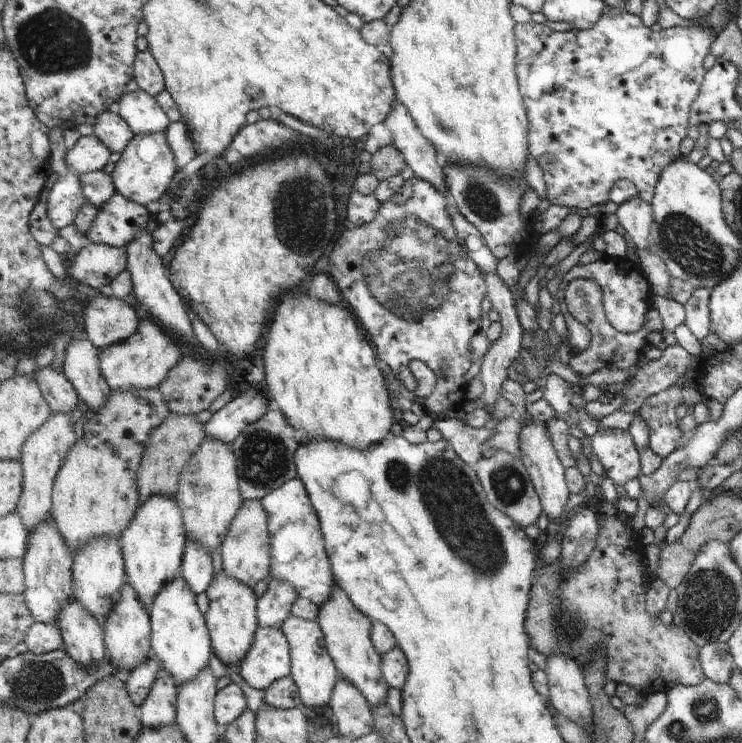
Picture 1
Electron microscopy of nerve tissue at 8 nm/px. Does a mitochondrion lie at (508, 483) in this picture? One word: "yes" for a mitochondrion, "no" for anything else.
yes

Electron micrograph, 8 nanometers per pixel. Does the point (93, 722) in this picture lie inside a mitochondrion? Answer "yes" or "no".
no

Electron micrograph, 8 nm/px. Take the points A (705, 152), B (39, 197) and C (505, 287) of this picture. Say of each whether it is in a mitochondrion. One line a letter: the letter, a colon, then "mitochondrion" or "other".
A: other
B: other
C: other

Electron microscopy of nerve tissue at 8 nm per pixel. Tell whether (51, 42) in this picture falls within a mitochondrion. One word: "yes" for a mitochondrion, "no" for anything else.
yes

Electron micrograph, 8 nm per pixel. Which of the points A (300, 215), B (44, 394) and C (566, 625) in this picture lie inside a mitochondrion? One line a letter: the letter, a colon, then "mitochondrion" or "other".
A: mitochondrion
B: other
C: mitochondrion

